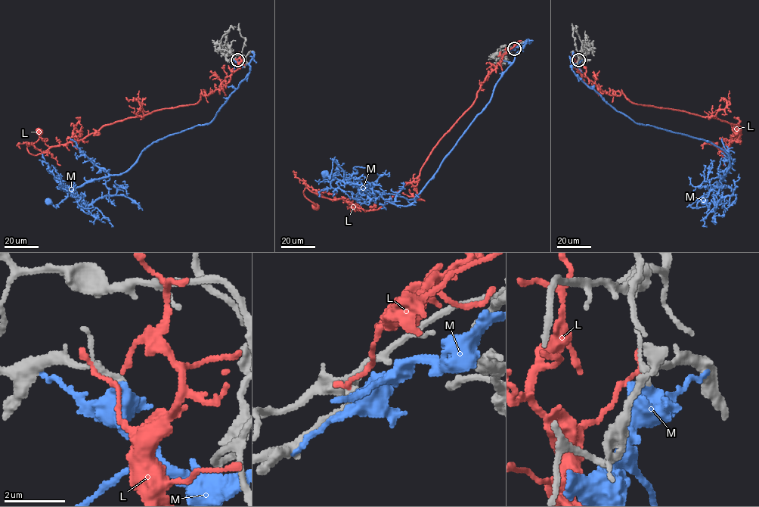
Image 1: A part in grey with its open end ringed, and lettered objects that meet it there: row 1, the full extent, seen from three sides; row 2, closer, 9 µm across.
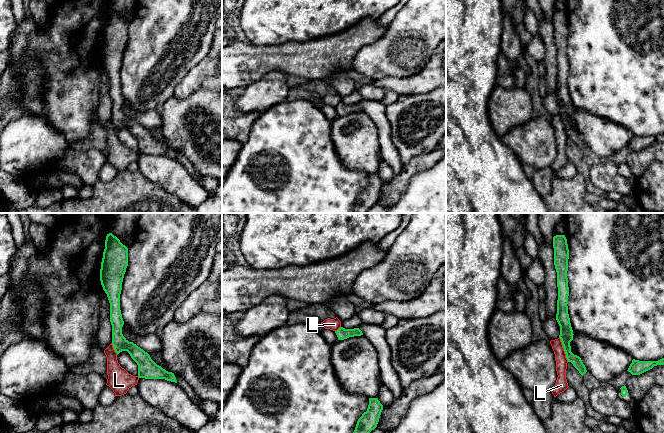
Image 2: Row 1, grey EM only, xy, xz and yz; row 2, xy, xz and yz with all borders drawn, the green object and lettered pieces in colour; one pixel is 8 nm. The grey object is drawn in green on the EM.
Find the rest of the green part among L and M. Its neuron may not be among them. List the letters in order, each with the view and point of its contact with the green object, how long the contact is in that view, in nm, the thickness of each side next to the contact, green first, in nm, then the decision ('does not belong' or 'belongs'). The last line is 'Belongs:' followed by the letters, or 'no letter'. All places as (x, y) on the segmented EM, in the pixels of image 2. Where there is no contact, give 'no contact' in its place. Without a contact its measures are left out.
L: meets green in yz at (564, 349); contact 220 nm long; 110 nm thick on the green side, 100 nm on the other; does not belong
M: no contact; does not belong
Belongs: no letter

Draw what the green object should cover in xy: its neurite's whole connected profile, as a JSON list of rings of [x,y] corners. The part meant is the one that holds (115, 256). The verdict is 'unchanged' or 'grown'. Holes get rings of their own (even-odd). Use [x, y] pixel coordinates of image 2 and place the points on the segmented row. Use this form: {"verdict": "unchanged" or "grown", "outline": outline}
{"verdict": "unchanged", "outline": [[[112,233],[107,234],[100,269],[100,281],[110,303],[112,325],[112,345],[117,355],[127,351],[138,365],[138,377],[145,379],[165,379],[177,383],[174,373],[157,365],[150,355],[122,334],[124,321],[120,310],[120,294],[126,268],[128,248]]]}

